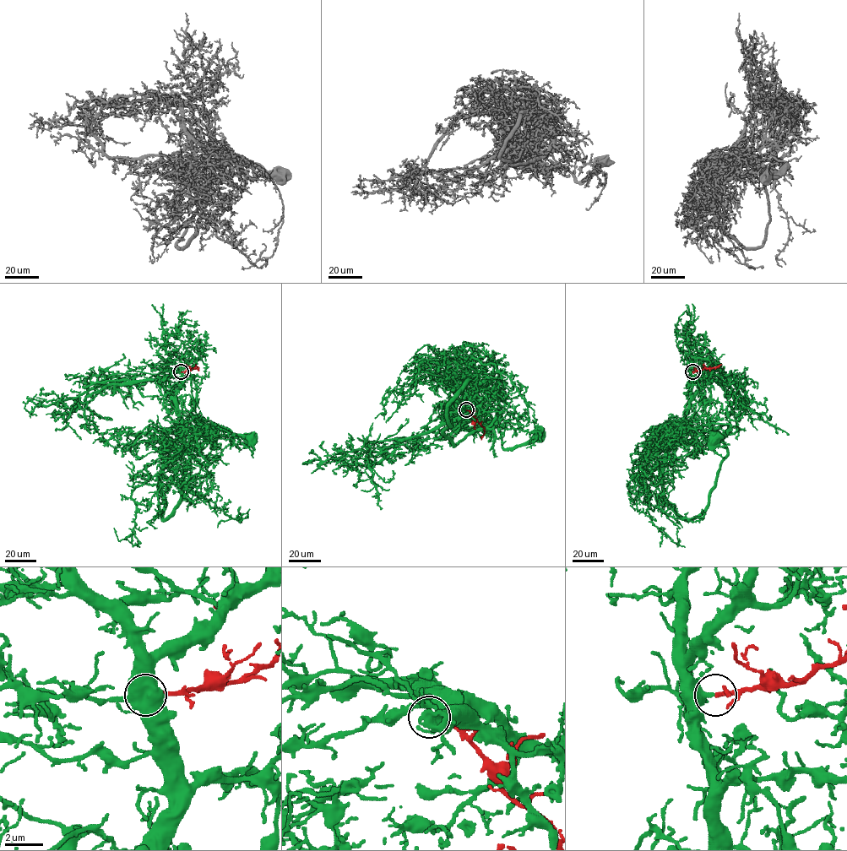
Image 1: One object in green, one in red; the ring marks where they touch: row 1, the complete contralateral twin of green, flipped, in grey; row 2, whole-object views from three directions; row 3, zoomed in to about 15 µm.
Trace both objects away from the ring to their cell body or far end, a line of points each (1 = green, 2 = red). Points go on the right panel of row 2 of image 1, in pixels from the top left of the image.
1: (692, 372), (685, 419), (692, 420), (706, 415), (714, 444), (709, 444), (710, 438), (713, 438)
2: (692, 372), (721, 364)

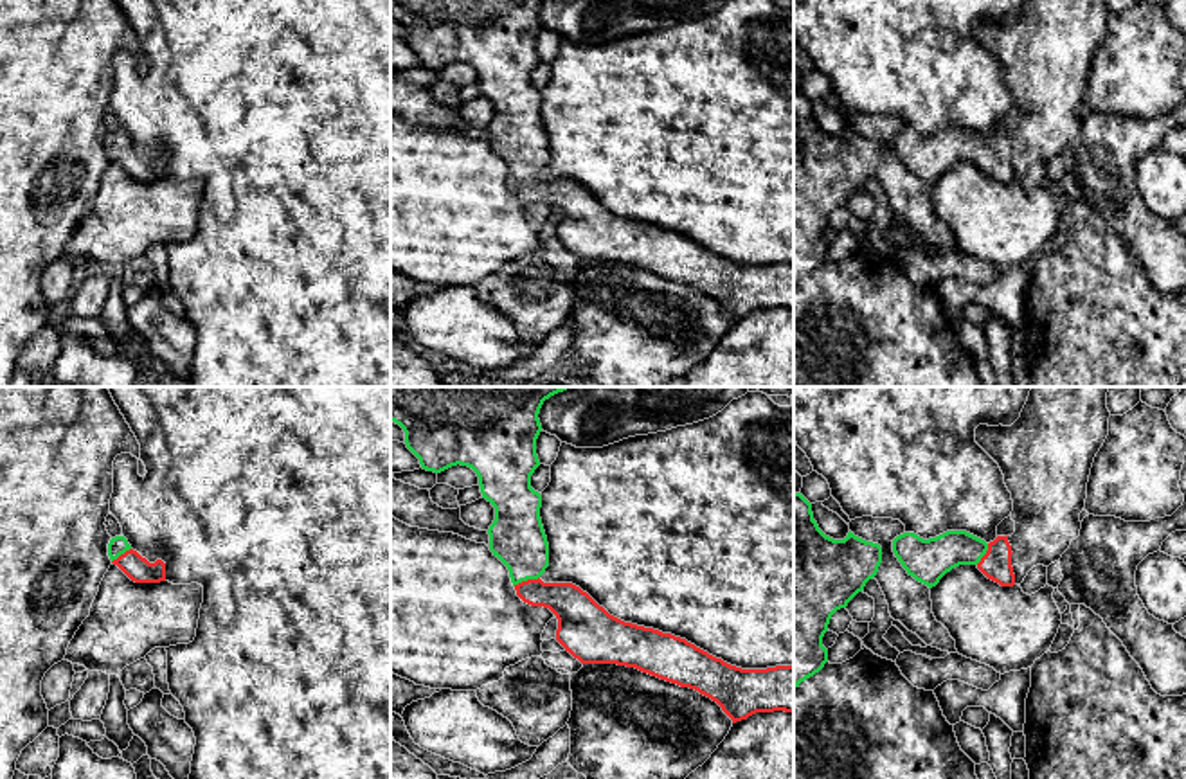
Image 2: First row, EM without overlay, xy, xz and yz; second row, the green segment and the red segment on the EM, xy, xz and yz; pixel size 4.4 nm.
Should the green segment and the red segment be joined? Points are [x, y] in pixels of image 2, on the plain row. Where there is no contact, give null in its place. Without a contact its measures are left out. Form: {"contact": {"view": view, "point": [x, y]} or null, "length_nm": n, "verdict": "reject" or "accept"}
{"contact": {"view": "xz", "point": [526, 177]}, "length_nm": 130, "verdict": "accept"}

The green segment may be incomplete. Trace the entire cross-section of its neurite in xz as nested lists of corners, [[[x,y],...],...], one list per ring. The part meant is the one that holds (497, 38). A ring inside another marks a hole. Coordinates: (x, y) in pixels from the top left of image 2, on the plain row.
[[[391,0],[391,18],[405,29],[407,45],[427,68],[441,70],[452,63],[468,63],[479,74],[482,95],[495,104],[495,117],[488,126],[490,148],[509,167],[517,193],[531,201],[549,205],[558,216],[556,237],[581,261],[617,261],[635,264],[660,277],[689,284],[716,299],[732,320],[756,309],[794,309],[794,263],[767,266],[741,266],[709,252],[686,236],[653,225],[624,219],[610,212],[587,189],[572,180],[544,180],[540,173],[549,164],[549,140],[540,115],[542,92],[531,85],[531,72],[540,63],[536,36],[542,29],[538,16],[544,0]]]

